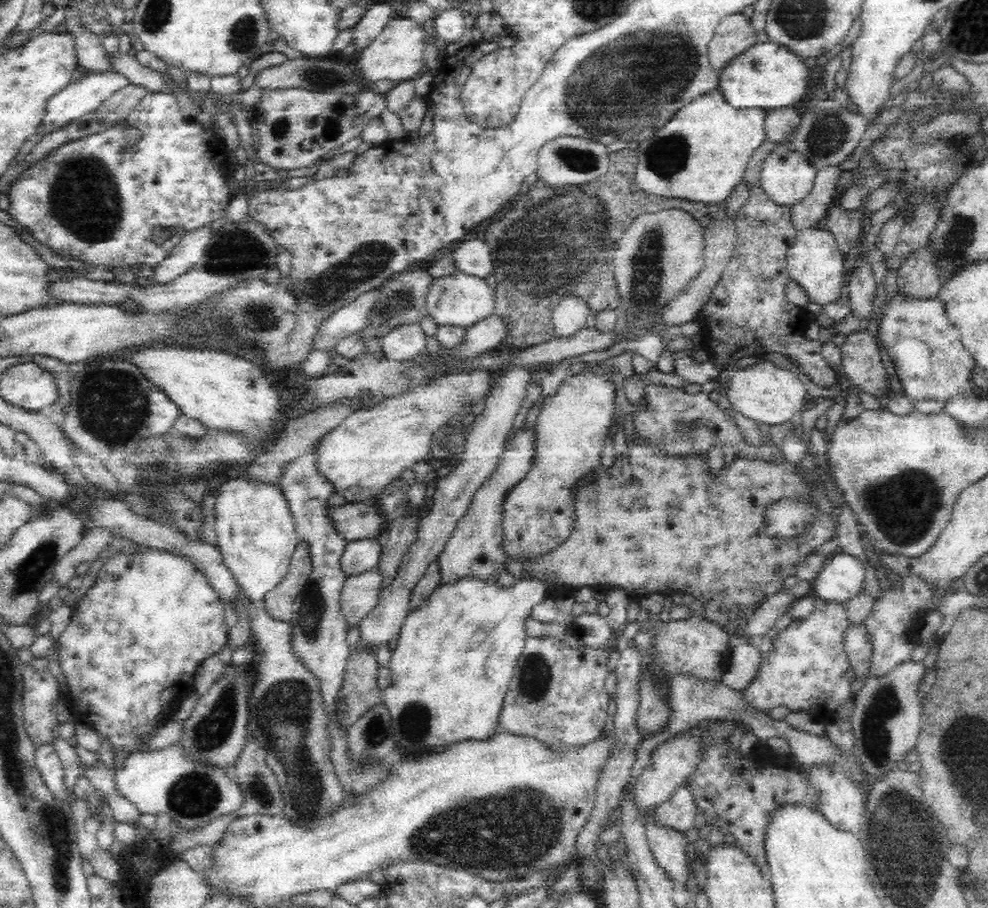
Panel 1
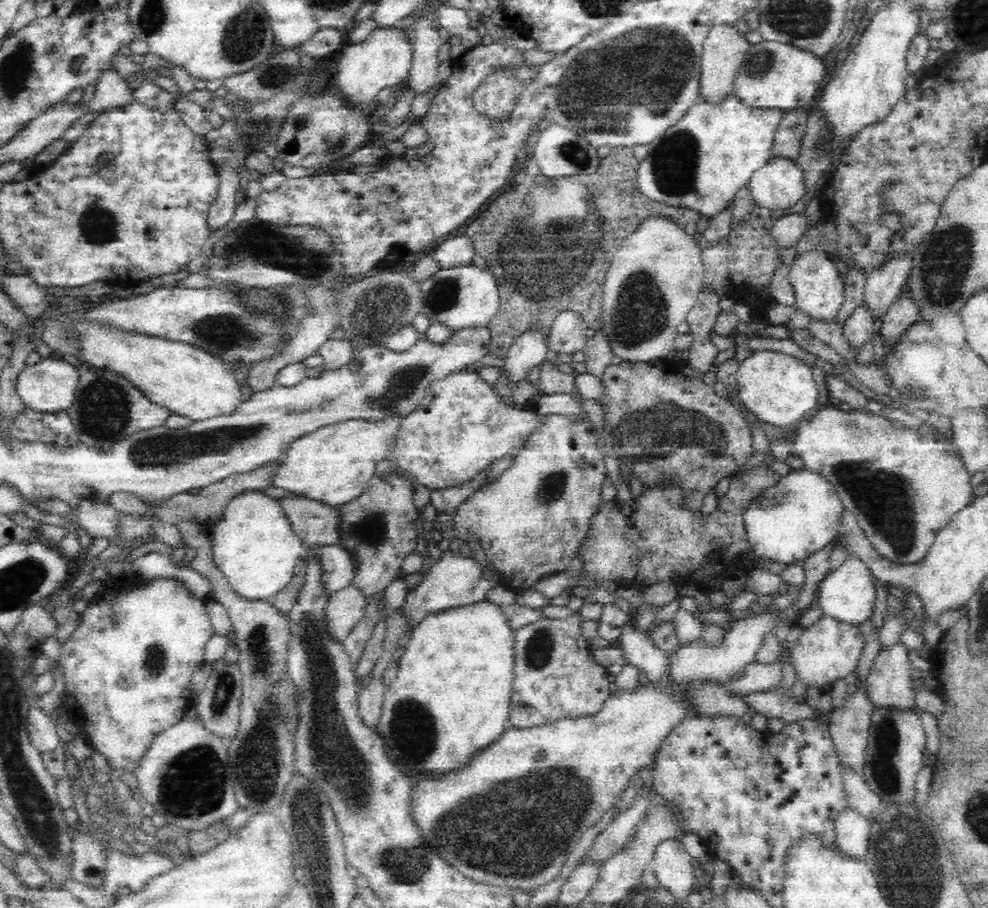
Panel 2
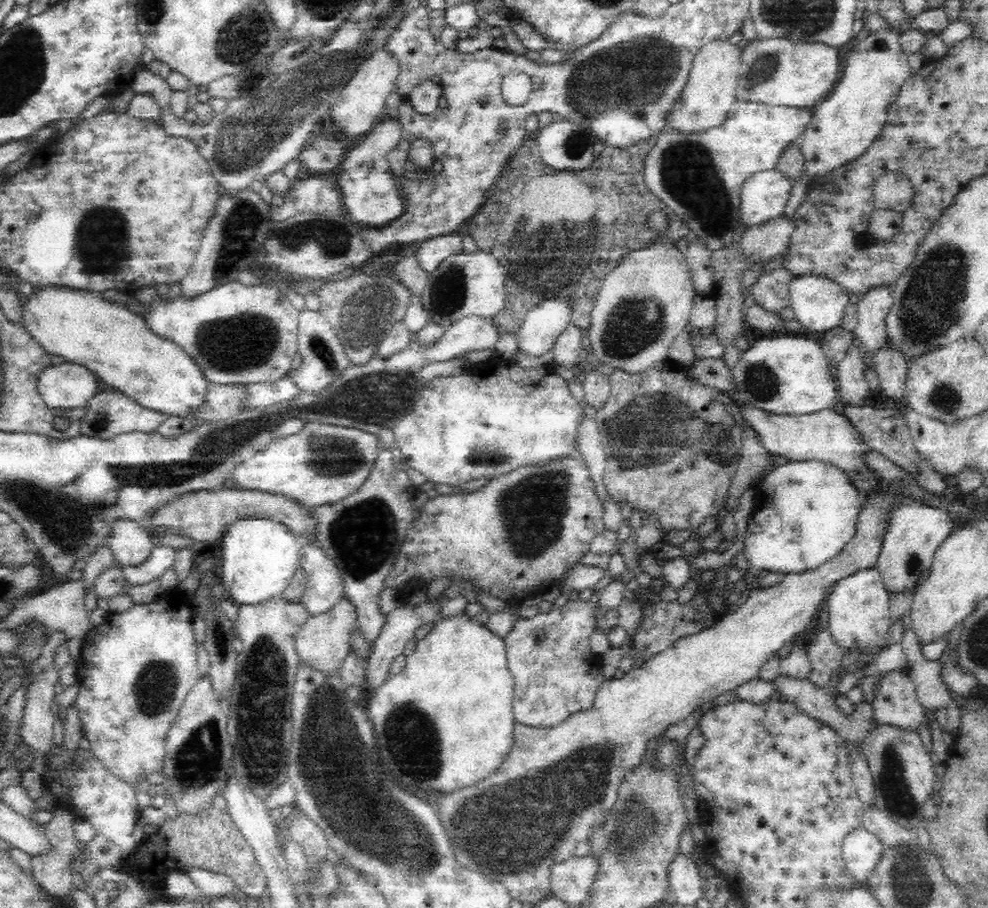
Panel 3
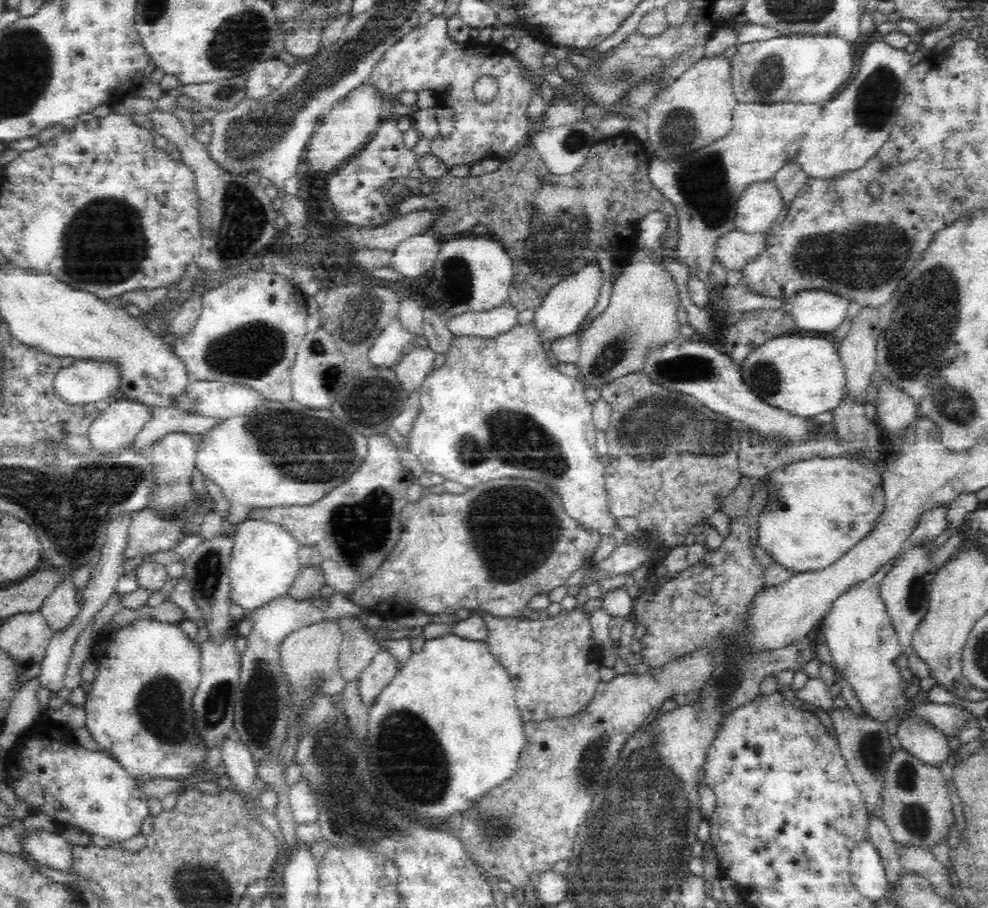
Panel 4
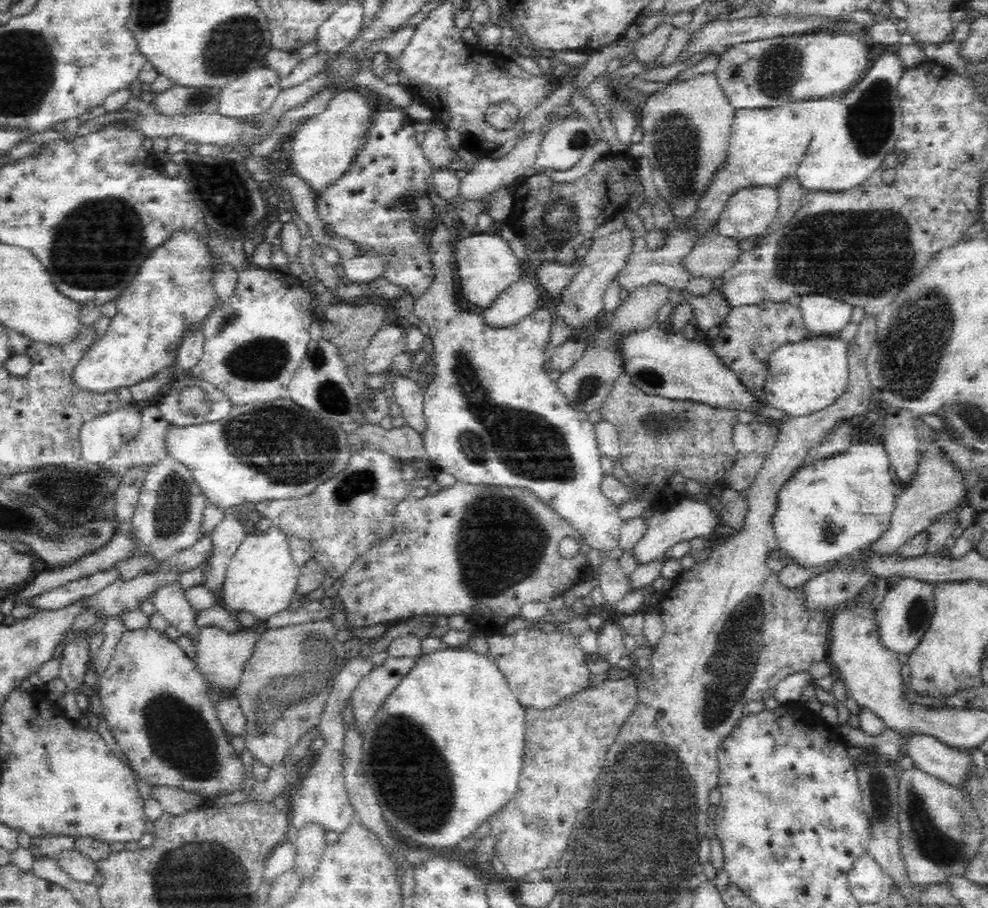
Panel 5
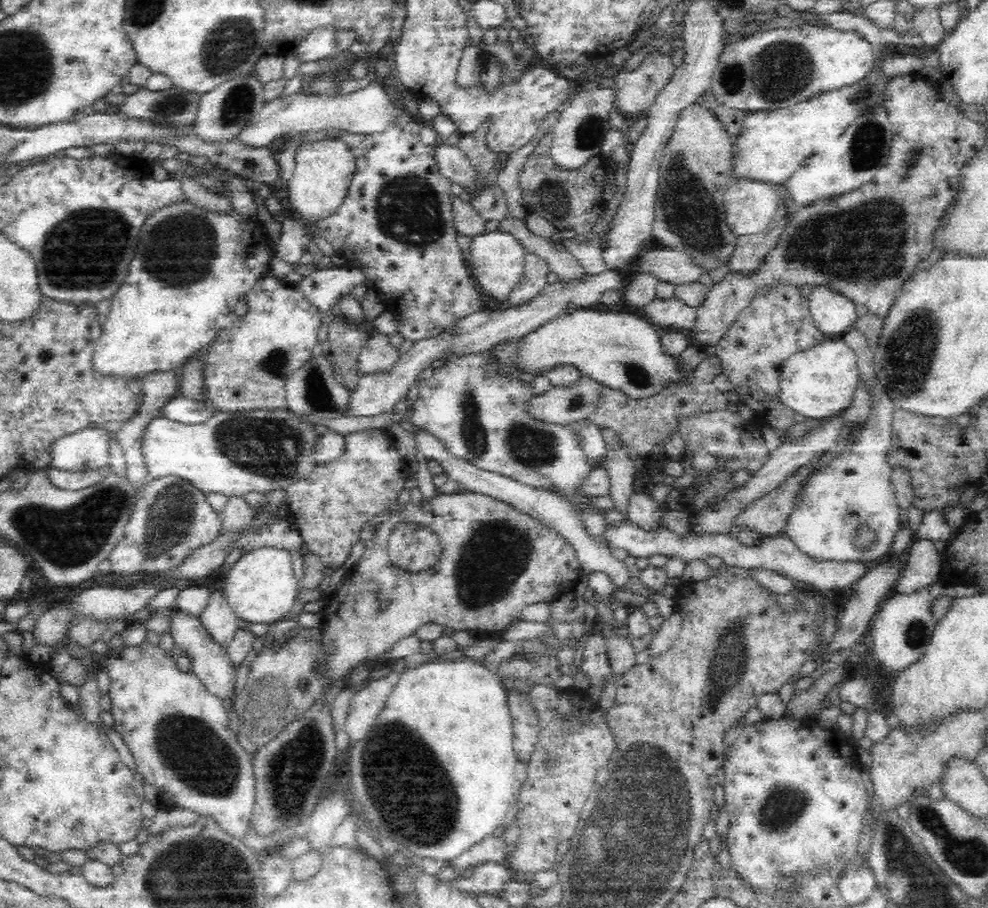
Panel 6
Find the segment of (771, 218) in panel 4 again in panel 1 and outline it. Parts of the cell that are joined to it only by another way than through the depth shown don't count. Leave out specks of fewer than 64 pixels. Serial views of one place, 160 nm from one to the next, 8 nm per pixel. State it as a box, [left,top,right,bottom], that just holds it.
[760,146,815,207]

